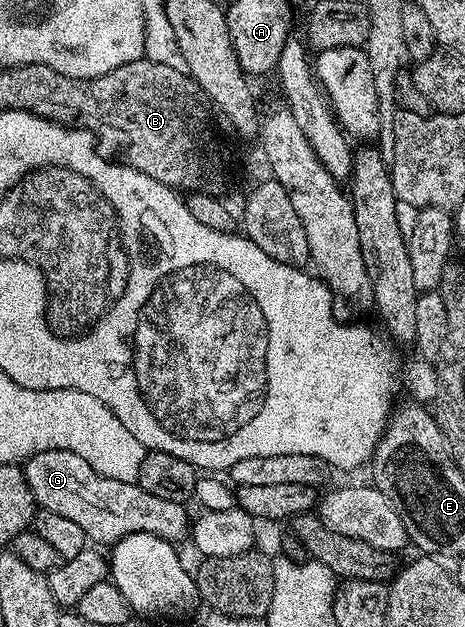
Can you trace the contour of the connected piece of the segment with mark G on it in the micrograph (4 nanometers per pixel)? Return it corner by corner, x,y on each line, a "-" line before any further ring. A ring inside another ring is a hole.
44,450
25,461
24,471
35,505
72,519
83,530
87,541
95,545
113,546
133,532
178,542
185,532
187,535
191,531
192,520
186,517
186,504
156,498
156,494
148,494
138,483
104,478
104,474
92,470
92,466
88,466
80,454
72,454
72,450

